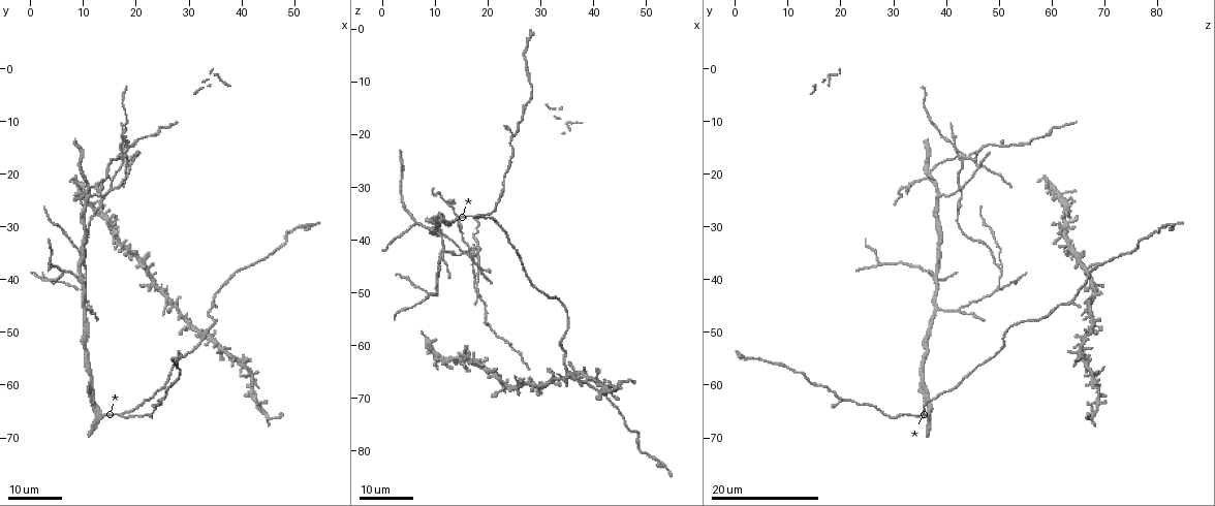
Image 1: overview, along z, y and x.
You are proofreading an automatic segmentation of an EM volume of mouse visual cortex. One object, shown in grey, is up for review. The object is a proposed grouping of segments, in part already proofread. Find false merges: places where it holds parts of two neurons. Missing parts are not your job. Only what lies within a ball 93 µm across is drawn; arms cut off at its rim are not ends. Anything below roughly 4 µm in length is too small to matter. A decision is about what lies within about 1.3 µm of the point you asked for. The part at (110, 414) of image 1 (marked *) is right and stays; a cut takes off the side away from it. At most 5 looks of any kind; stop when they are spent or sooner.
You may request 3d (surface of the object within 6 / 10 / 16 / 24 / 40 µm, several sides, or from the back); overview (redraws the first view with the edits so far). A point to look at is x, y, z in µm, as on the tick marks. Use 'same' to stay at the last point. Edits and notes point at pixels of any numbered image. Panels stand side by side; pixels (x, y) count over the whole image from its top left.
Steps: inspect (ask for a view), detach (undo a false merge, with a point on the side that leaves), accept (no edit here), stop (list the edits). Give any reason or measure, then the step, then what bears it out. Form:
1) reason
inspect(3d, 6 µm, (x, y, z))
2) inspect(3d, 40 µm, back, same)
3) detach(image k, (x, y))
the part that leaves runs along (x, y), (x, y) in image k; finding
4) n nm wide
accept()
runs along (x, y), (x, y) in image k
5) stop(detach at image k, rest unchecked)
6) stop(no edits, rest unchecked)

three arms meet
inspect(3d, 16 µm, (8.5, 39.5, 38.0))

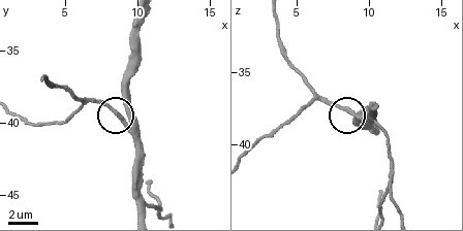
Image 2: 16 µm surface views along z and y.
closer look
inspect(3d, 6 µm, (9.0, 39.4, 37.8))

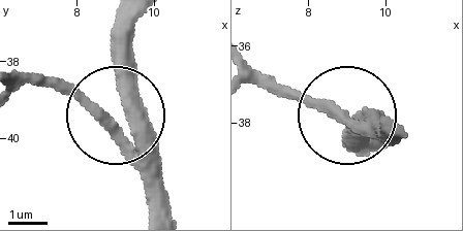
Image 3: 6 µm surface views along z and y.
side arm 20 µm; 3 arms
accept()
continuous, no second neuron

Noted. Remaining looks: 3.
four-way junction
inspect(3d, 24 µm, (15.0, 23.0, 42.5))

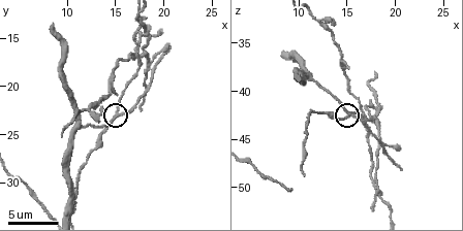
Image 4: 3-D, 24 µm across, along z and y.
inspect(3d, 6 µm, (15.2, 22.8, 42.8))

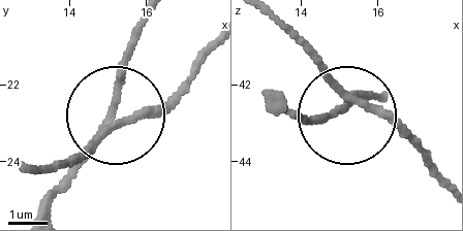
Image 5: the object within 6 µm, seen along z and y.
side arm 5 µm
accept()
runs along (32, 164), (72, 160), (112, 121), (65, 190) in image 5; all the same neuron

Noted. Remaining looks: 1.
stop(no edits, rest unchecked)

